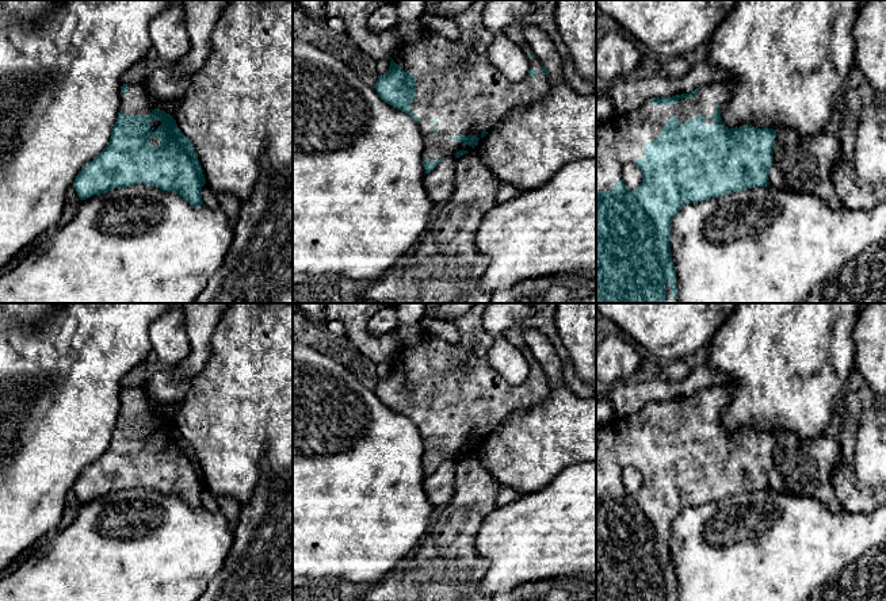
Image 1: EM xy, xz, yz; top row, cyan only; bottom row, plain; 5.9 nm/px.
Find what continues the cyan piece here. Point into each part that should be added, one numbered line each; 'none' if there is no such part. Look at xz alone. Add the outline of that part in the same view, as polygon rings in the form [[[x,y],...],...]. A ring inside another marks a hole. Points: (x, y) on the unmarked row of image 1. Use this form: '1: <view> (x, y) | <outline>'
1: xz (455, 387) | [[[474,303],[466,313],[457,317],[452,324],[461,333],[458,344],[450,344],[440,336],[425,332],[425,337],[416,345],[401,347],[397,356],[390,361],[401,370],[401,375],[409,374],[416,380],[416,401],[410,407],[410,416],[420,424],[419,432],[423,436],[424,463],[436,466],[440,460],[455,460],[455,456],[462,453],[466,448],[454,444],[454,439],[477,439],[481,445],[481,436],[492,435],[501,421],[512,411],[522,407],[543,402],[550,394],[550,379],[542,375],[542,365],[539,361],[528,361],[530,372],[536,374],[536,379],[527,379],[522,384],[513,386],[500,376],[489,365],[489,351],[496,341],[484,326],[482,315],[489,303]]]

